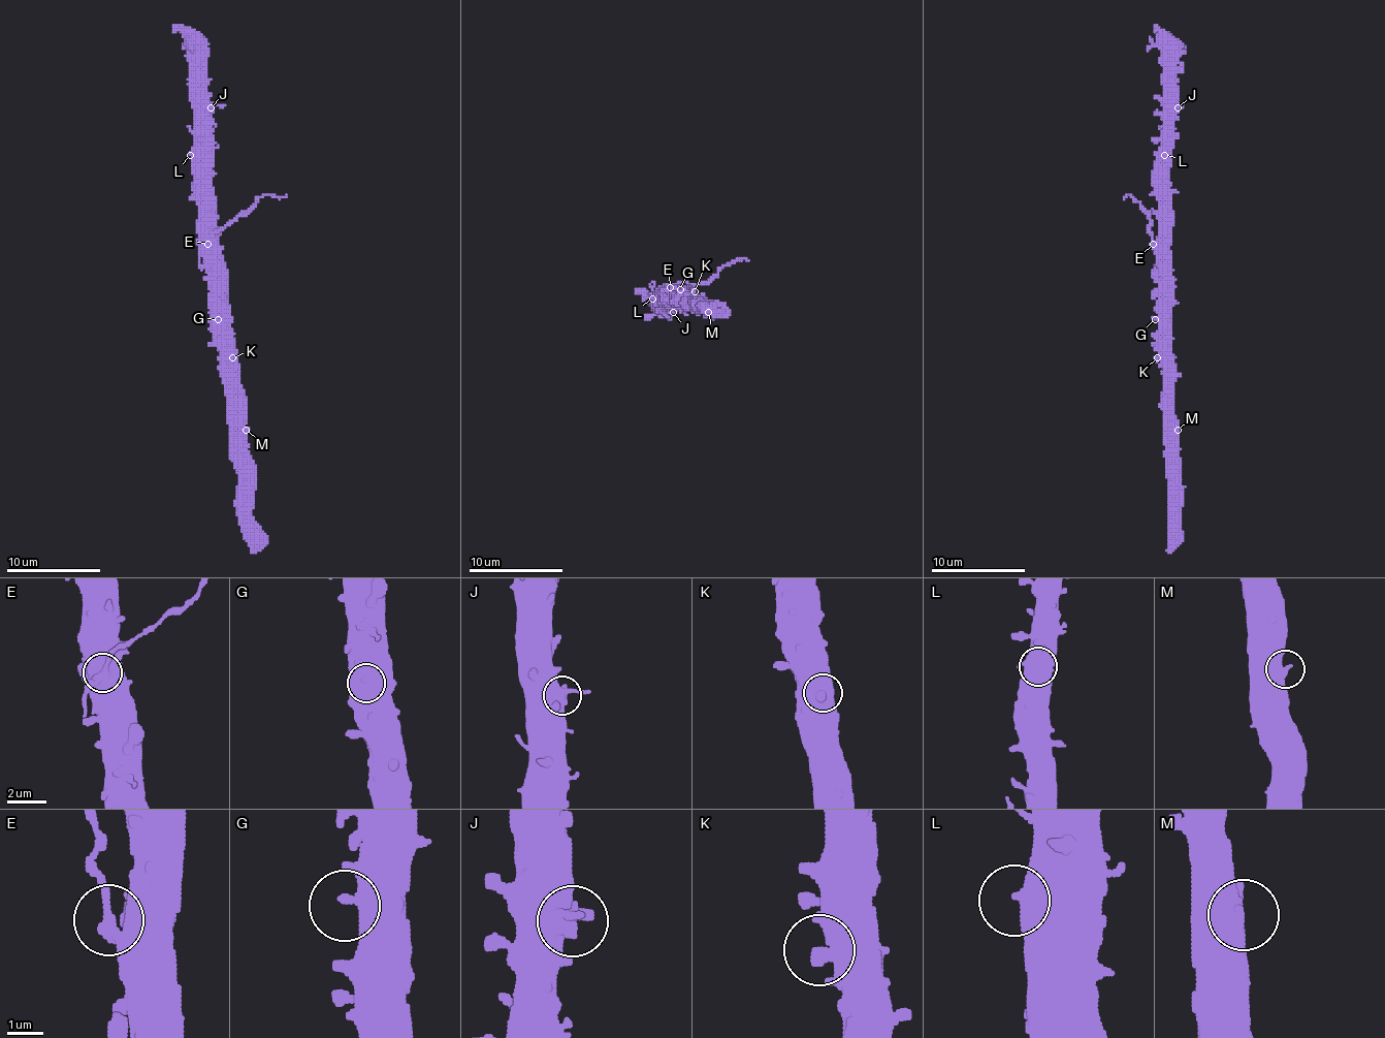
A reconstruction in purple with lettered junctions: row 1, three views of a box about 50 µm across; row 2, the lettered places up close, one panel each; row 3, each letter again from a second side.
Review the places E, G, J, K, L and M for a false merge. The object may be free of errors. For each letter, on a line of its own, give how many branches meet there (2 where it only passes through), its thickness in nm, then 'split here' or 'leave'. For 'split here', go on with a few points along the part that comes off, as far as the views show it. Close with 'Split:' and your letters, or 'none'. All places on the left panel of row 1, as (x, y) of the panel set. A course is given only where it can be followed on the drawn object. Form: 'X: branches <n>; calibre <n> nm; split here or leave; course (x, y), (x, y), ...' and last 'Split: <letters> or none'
E: branches 2; calibre 360 nm; split here; course (208, 244), (262, 194), (286, 194)
G: branches 1; calibre 500 nm; leave
J: branches 2; calibre 400 nm; leave
K: branches 1; calibre 650 nm; leave
L: branches 2; calibre 500 nm; leave
M: branches 1; calibre 600 nm; leave
Split: E

